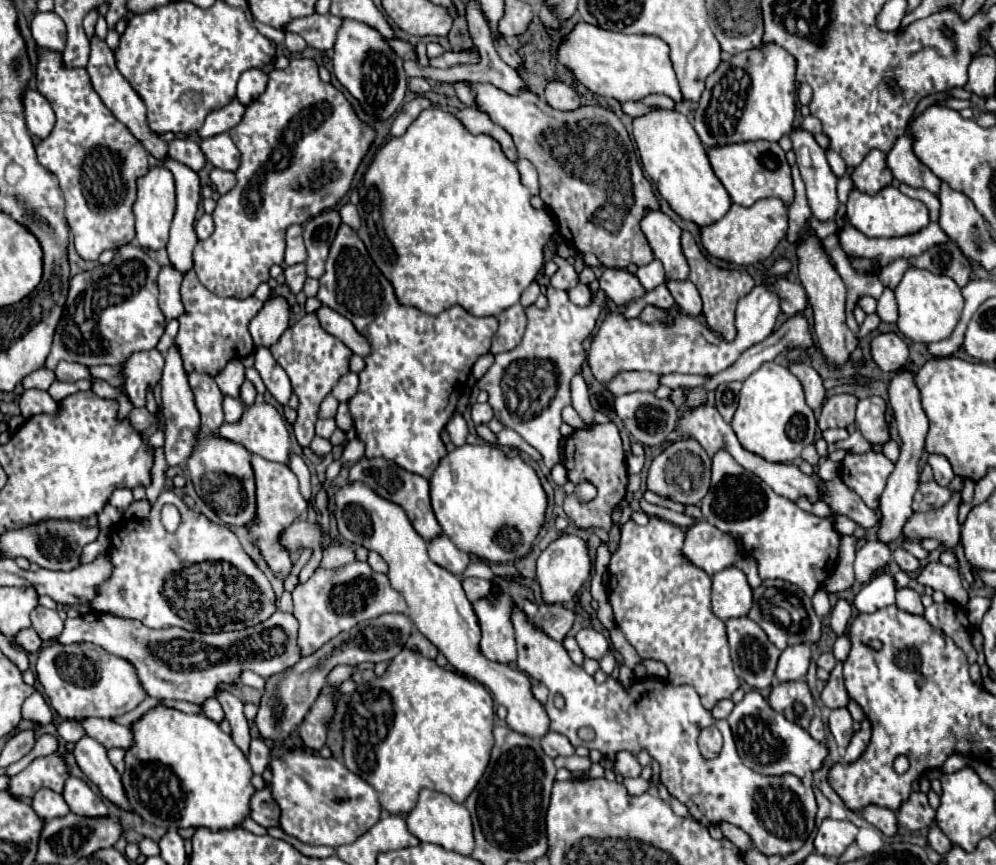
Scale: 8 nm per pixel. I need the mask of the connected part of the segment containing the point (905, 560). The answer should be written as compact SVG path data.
M899 547L899 549L893 551L893 559L895 559L895 563L897 563L905 573L909 573L909 575L913 575L913 573L917 573L917 571L921 569L919 559L915 559L915 557L913 557L909 551L905 551L903 547Z

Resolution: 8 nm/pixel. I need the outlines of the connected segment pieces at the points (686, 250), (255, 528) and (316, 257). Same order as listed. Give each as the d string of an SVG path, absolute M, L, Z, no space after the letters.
M683 231L683 235L681 235L681 249L683 249L683 255L685 255L687 263L689 263L689 279L691 279L691 283L701 293L701 299L703 299L703 315L705 315L709 327L713 331L717 331L727 341L735 339L735 307L737 307L737 301L755 287L753 277L747 271L721 269L721 267L713 265L705 257L705 253L699 249L695 237L689 231Z
M253 455L251 465L253 465L253 471L255 471L255 481L257 481L257 519L247 529L259 541L261 553L263 553L265 561L269 563L269 567L279 577L287 577L289 571L291 571L291 559L289 559L287 551L283 551L279 547L279 533L287 525L291 525L295 519L299 519L301 513L307 511L307 503L301 497L295 473L287 465L279 465L279 463L267 461L267 459L259 457L259 455Z
M325 211L303 225L303 237L307 247L307 275L319 279L325 273L325 261L329 253L329 245L335 239L335 233L341 225L341 217L337 211Z

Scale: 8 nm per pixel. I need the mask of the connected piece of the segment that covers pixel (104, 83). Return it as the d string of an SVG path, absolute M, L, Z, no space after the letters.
M93 35L91 39L91 55L89 55L89 63L87 63L87 73L89 73L89 79L93 83L93 89L99 93L99 97L103 99L103 103L111 109L111 113L123 123L127 125L127 129L143 143L145 151L149 155L153 155L157 161L163 161L167 159L167 147L169 147L169 141L161 139L157 133L151 131L149 123L147 123L147 109L145 109L145 103L139 99L139 95L135 93L135 89L127 83L127 79L123 79L123 75L117 71L115 67L115 57L113 57L113 51L107 47L107 43L103 39L99 39L97 35Z

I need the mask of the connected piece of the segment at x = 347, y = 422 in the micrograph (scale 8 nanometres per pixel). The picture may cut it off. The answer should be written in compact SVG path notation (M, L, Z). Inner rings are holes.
M339 403L339 411L337 411L337 427L343 429L343 431L349 431L353 427L353 419L351 419L351 413L349 413L349 407L345 403Z

